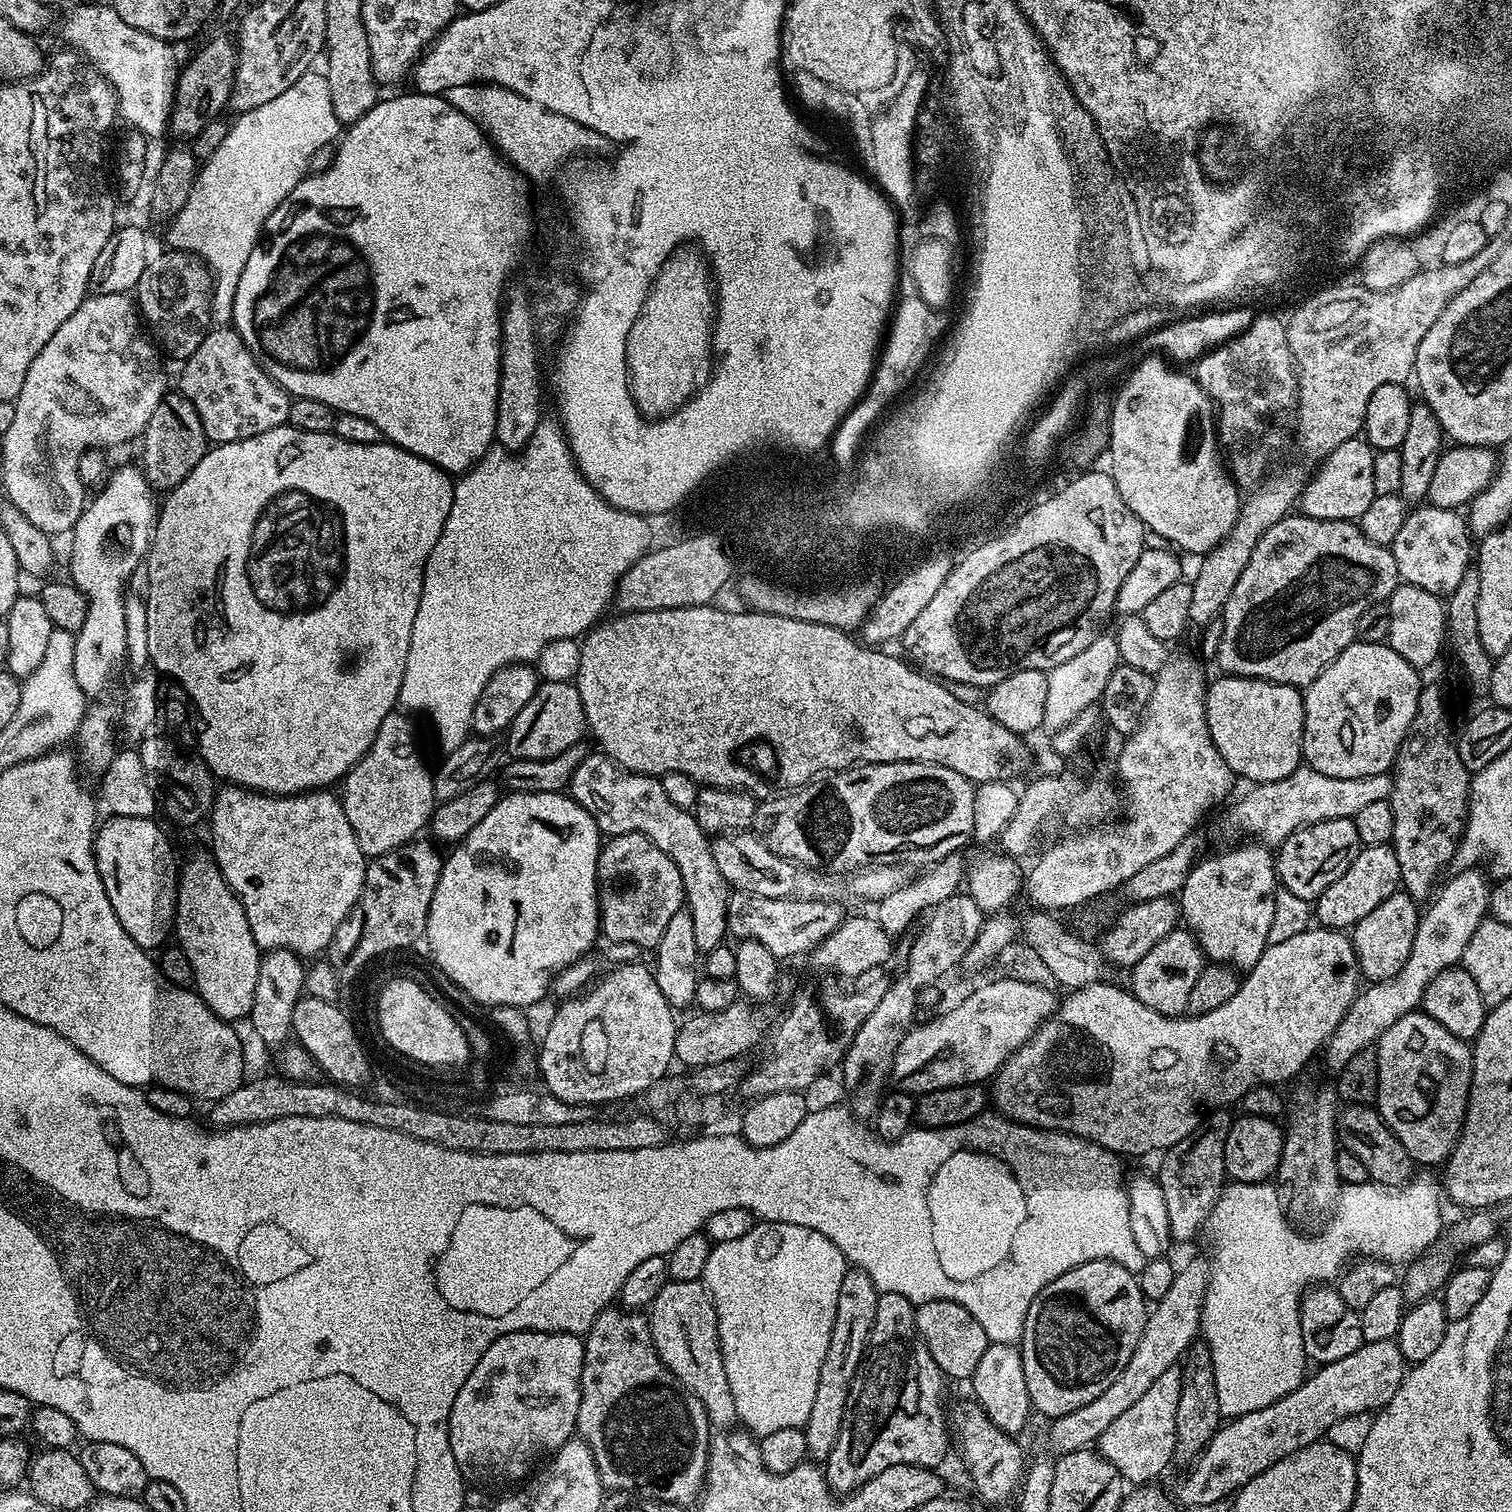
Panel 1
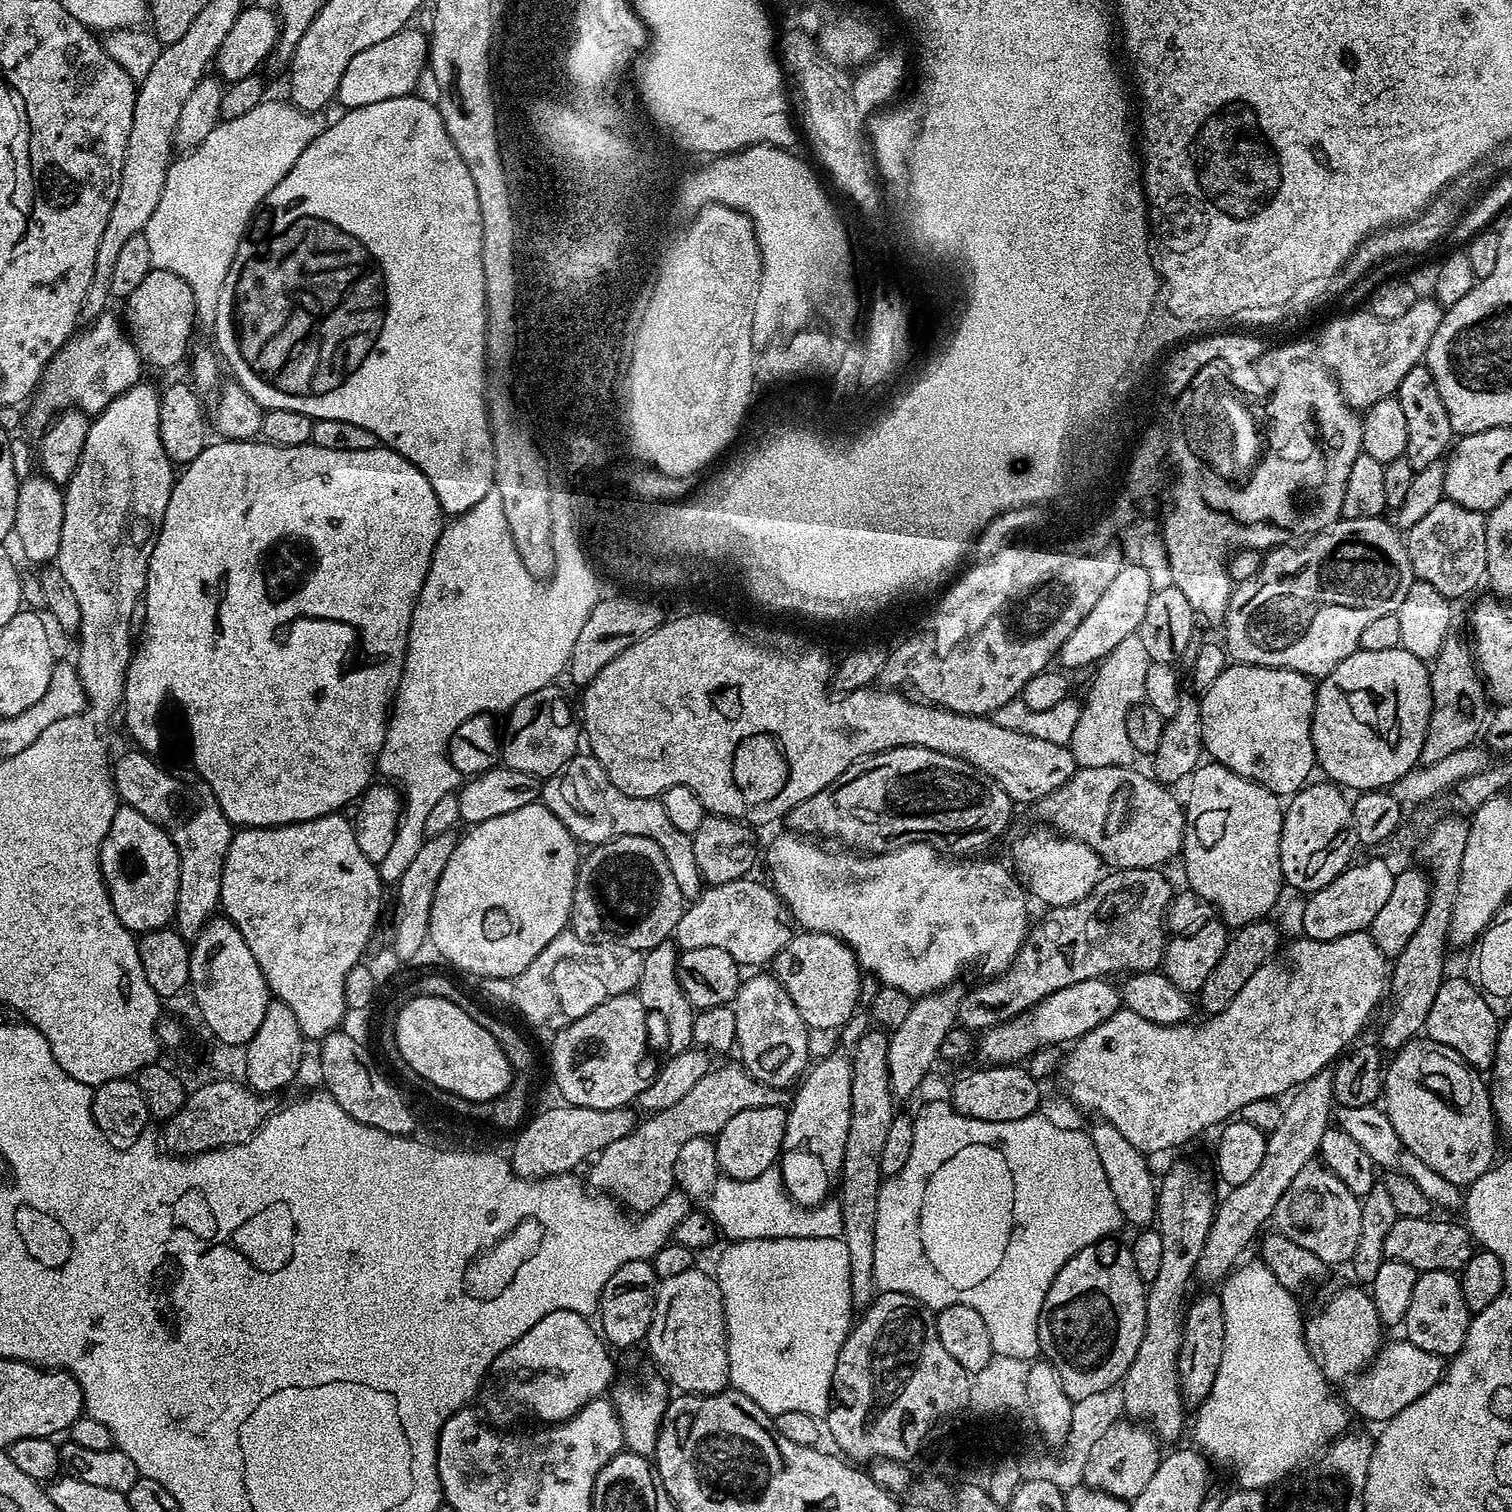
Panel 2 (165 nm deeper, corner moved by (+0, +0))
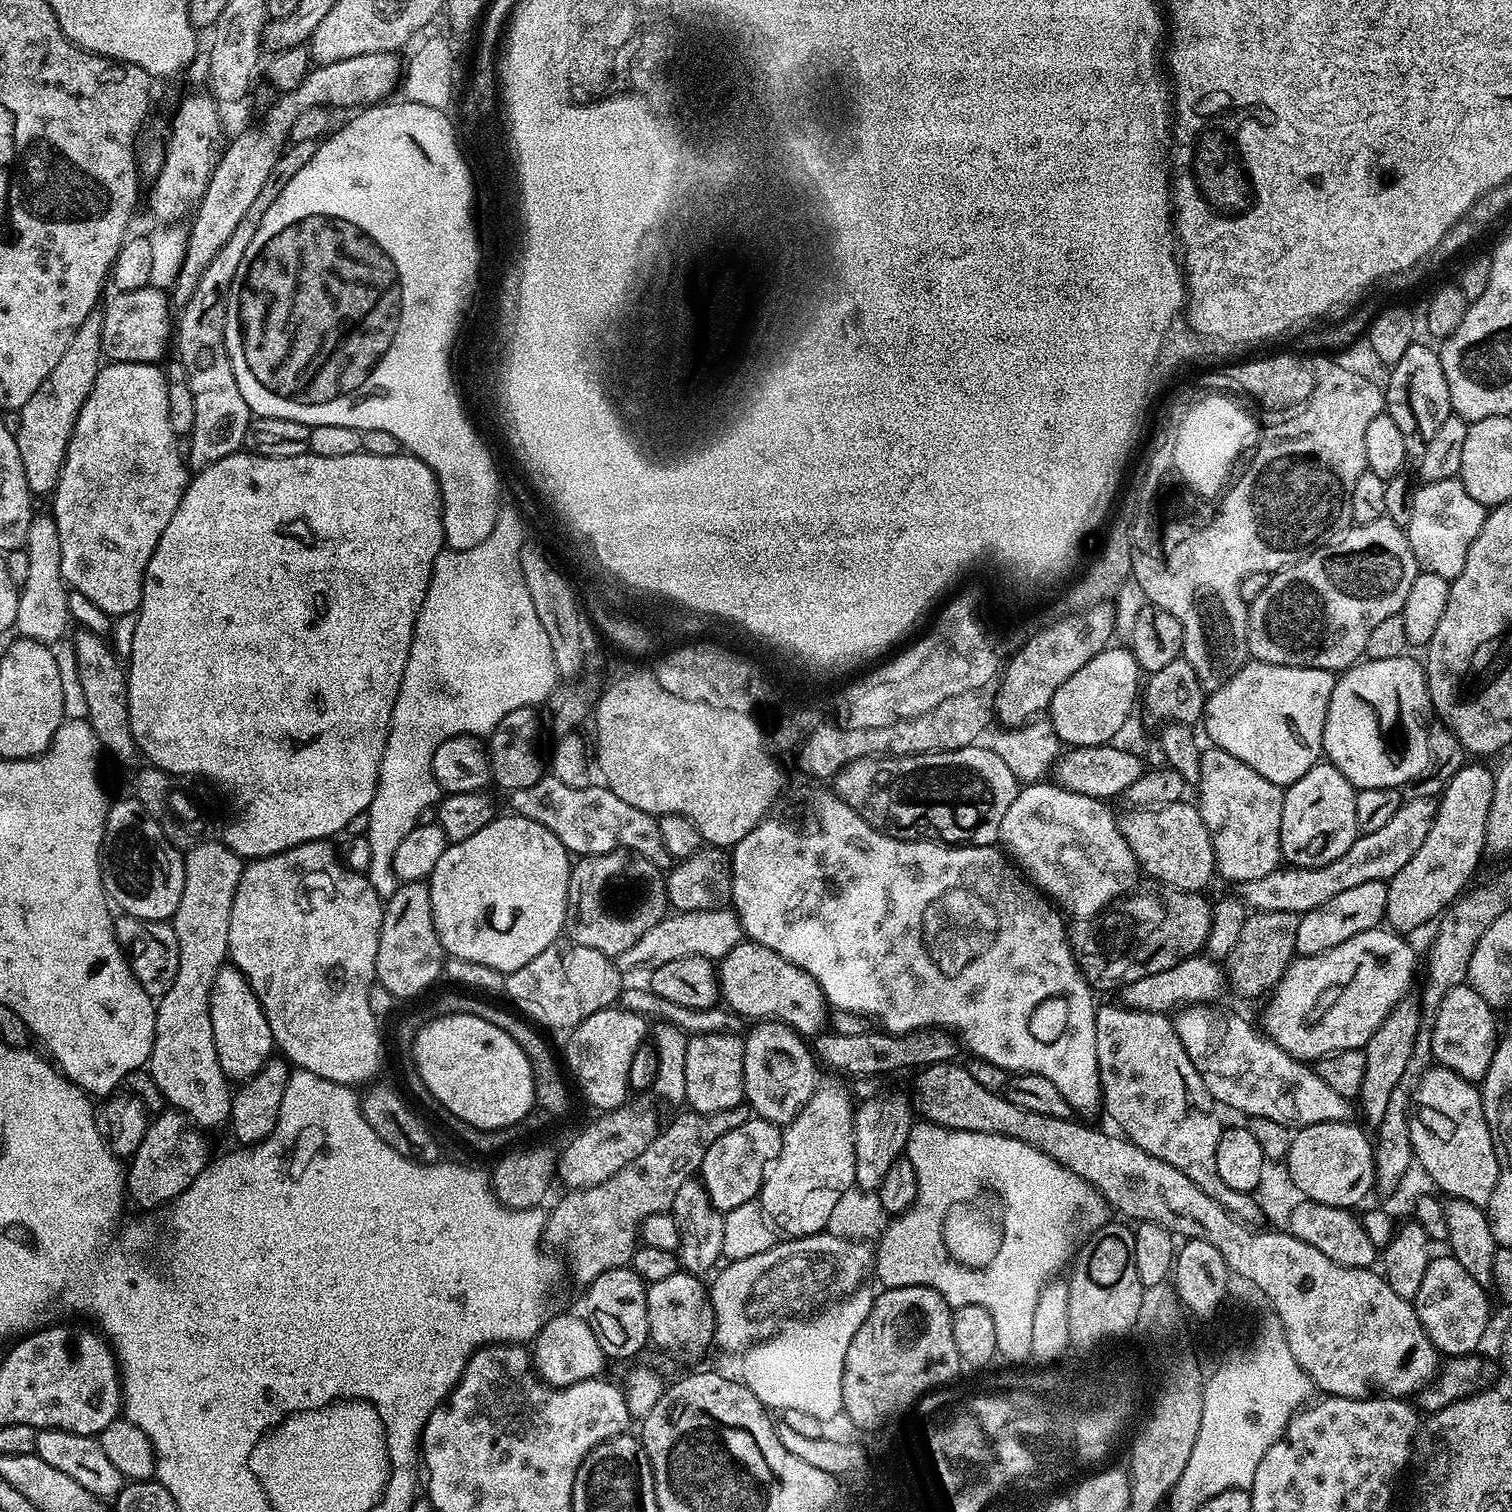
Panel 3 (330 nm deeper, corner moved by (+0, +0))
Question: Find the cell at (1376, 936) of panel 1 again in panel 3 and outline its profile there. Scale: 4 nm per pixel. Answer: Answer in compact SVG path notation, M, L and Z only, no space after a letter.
M1468 762L1450 778L1438 797L1436 817L1430 826L1426 840L1406 866L1389 881L1388 897L1386 898L1386 924L1393 932L1409 934L1423 924L1431 925L1469 887L1468 879L1476 872L1480 859L1486 856L1486 841L1488 838L1488 819L1490 808L1494 802L1496 778L1493 769L1483 768L1483 763Z

